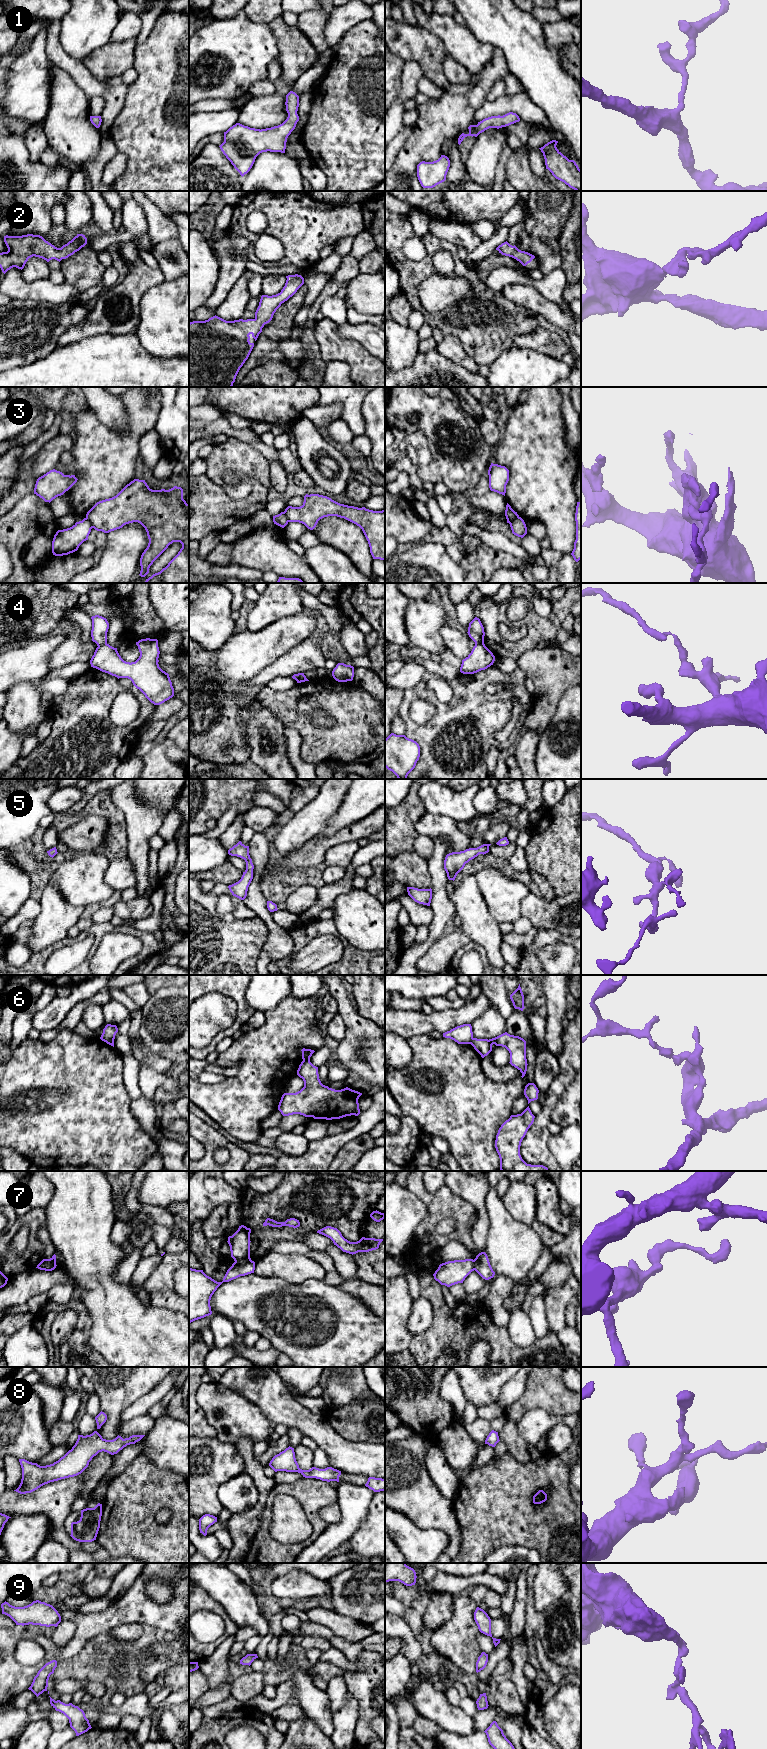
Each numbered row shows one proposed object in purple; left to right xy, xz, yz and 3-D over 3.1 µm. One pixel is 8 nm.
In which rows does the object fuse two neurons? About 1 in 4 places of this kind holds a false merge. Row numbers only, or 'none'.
3, 4, 6, 7

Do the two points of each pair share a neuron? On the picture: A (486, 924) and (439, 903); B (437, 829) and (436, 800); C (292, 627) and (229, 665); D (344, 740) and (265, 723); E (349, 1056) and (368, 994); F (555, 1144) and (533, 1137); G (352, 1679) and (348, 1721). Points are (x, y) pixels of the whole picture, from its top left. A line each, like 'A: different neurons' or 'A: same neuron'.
A: different neurons
B: different neurons
C: same neuron
D: different neurons
E: different neurons
F: different neurons
G: different neurons

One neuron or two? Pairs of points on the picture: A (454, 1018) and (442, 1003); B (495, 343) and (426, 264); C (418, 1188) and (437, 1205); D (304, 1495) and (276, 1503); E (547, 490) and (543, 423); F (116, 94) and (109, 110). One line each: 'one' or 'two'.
A: two
B: one
C: one
D: one
E: one
F: one

